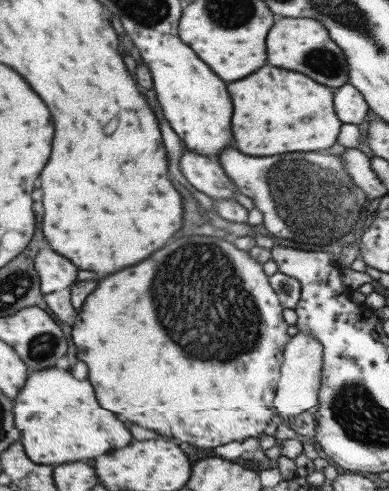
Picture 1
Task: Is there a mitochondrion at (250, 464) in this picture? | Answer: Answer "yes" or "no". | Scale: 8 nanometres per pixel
no

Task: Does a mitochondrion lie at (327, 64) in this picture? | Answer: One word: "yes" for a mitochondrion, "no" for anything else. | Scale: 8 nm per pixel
yes

